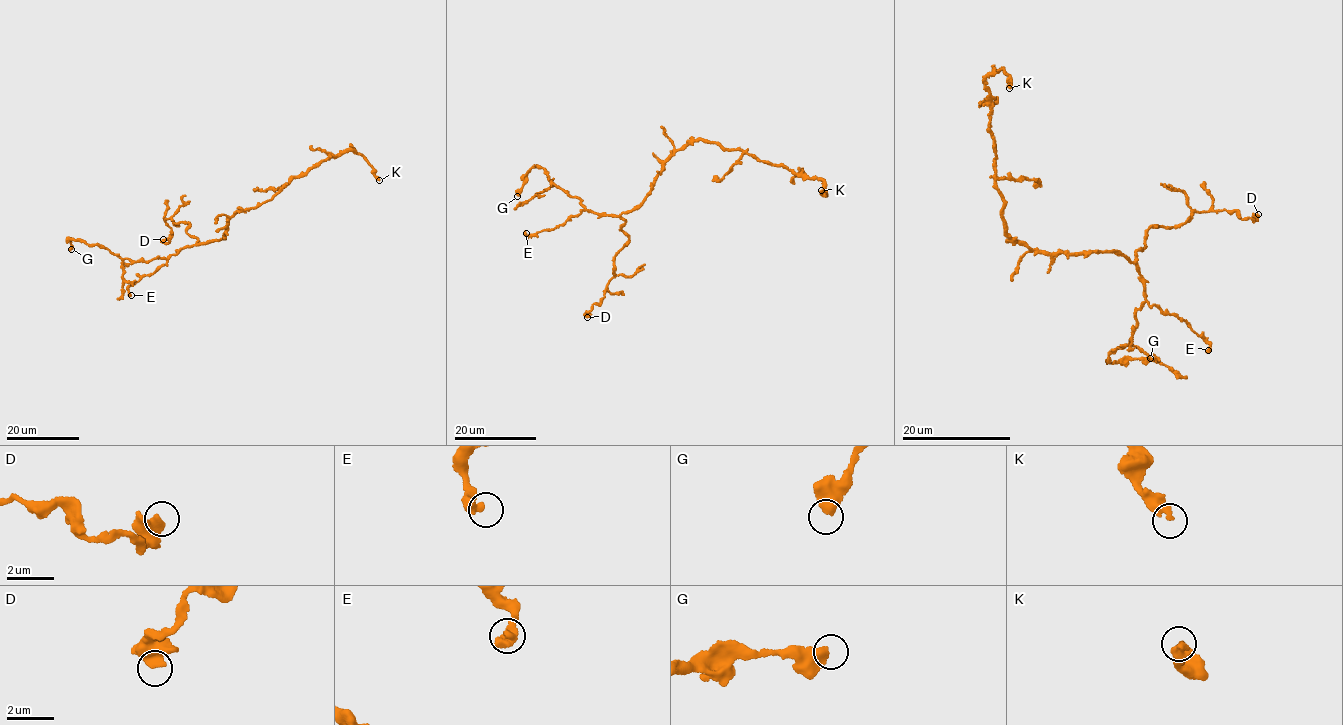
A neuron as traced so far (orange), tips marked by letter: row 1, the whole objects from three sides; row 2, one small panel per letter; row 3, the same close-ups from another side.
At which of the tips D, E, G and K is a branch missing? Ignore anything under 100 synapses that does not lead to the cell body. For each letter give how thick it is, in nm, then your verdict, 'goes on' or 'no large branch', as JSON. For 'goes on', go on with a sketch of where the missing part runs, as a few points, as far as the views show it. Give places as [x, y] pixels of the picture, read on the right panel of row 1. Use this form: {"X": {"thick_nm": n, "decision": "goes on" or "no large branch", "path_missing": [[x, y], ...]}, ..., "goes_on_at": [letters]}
{"D": {"thick_nm": 500, "decision": "no large branch"}, "E": {"thick_nm": 400, "decision": "no large branch"}, "G": {"thick_nm": 500, "decision": "no large branch"}, "K": {"thick_nm": 280, "decision": "goes on"}, "goes_on_at": ["K"]}

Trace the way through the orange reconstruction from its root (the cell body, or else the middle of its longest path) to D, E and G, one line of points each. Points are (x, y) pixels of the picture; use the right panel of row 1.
D: (1070, 253), (1110, 251), (1132, 263), (1153, 226), (1169, 229), (1210, 210), (1253, 220), (1258, 214)
E: (1070, 253), (1110, 251), (1134, 263), (1145, 281), (1148, 303), (1184, 320), (1209, 343), (1208, 350)
G: (1070, 253), (1114, 251), (1139, 267), (1146, 290), (1132, 336), (1128, 344), (1112, 349), (1107, 361), (1150, 358)

